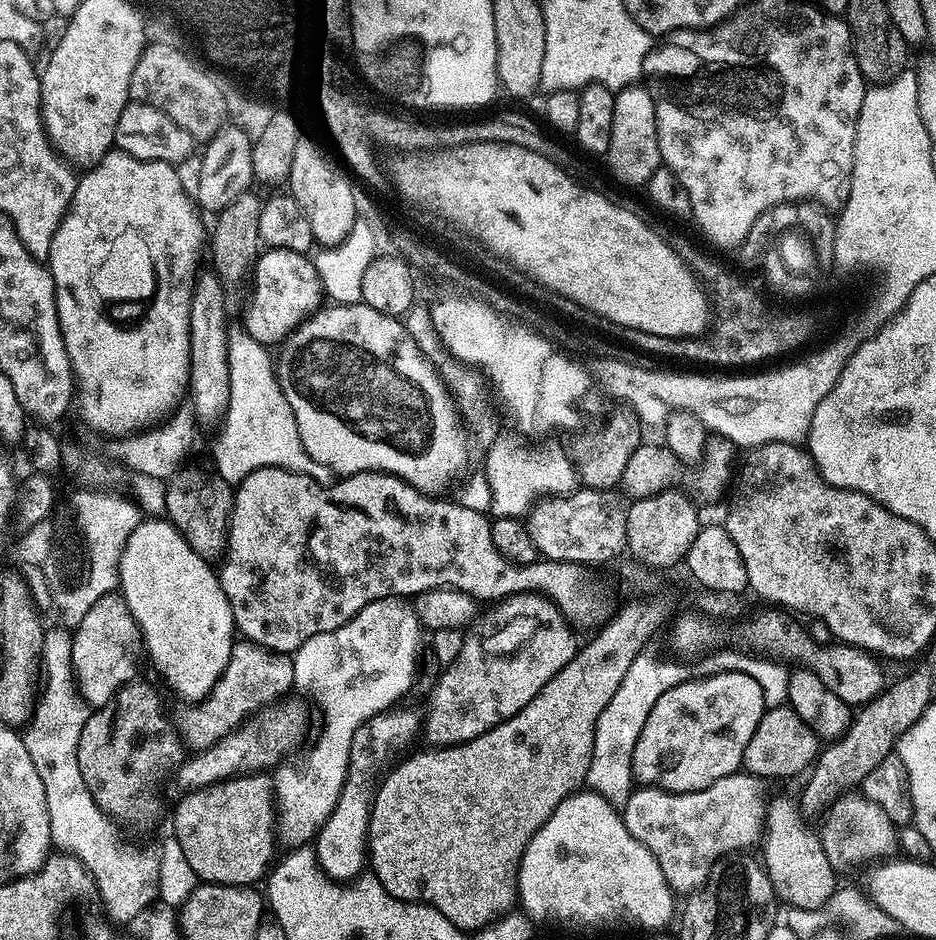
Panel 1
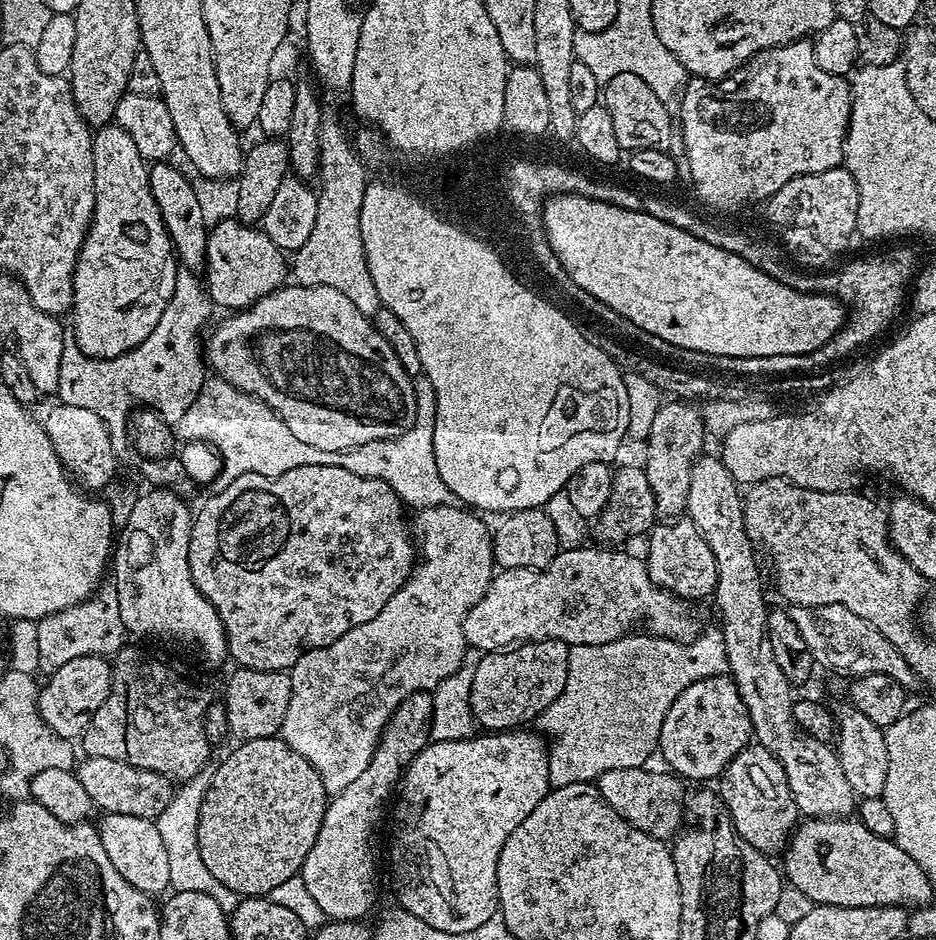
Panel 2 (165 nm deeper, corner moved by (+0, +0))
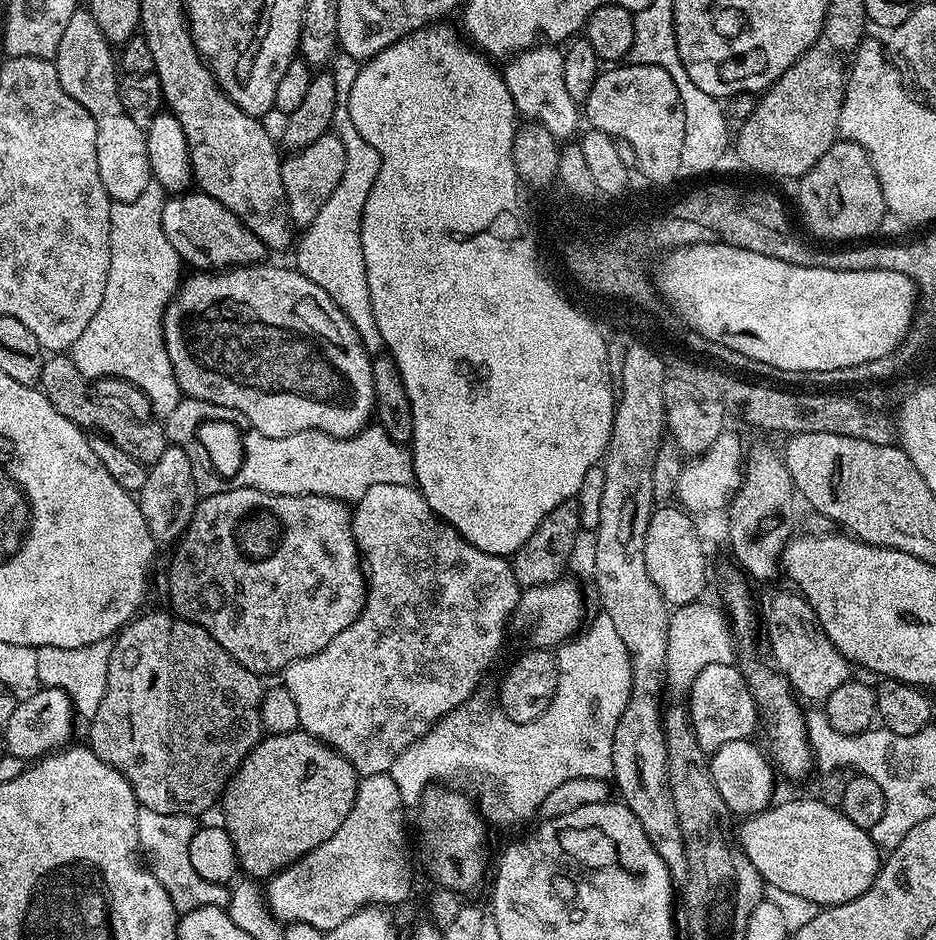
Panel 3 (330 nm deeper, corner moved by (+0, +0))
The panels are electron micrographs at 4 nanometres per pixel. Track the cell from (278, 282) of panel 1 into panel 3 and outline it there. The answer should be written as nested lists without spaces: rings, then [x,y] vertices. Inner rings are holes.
[[[199,190],[172,194],[165,199],[162,206],[162,230],[166,230],[166,238],[170,238],[170,246],[178,250],[181,261],[185,265],[193,264],[191,267],[196,270],[238,268],[242,264],[255,264],[265,259],[264,243],[238,216],[226,210],[222,202]]]

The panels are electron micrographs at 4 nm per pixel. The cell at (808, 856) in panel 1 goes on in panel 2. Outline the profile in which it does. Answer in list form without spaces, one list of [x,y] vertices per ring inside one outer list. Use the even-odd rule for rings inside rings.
[[[759,746],[743,748],[725,766],[718,780],[718,791],[728,807],[737,834],[750,842],[750,846],[759,852],[773,854],[776,851],[779,853],[787,845],[797,827],[798,813],[786,782],[786,774],[770,750]]]

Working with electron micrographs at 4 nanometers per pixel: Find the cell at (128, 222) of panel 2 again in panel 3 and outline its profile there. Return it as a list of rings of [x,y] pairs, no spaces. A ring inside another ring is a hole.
[[[77,10],[70,17],[62,42],[58,42],[54,63],[62,90],[66,90],[78,106],[86,106],[86,110],[90,110],[90,118],[94,118],[94,126],[98,130],[98,174],[102,174],[102,186],[106,186],[108,197],[117,204],[134,202],[134,198],[138,198],[152,180],[145,129],[130,122],[130,114],[122,110],[118,60],[113,45],[102,34],[91,11]]]

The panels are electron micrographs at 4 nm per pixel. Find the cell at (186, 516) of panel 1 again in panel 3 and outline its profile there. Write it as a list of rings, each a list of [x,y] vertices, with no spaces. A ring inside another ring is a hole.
[[[52,354],[44,361],[44,369],[40,375],[39,387],[42,389],[48,401],[70,422],[74,422],[79,428],[91,430],[93,433],[106,436],[114,446],[122,446],[130,458],[138,458],[138,462],[153,465],[162,457],[162,452],[168,448],[170,441],[164,434],[163,427],[159,423],[147,424],[136,416],[131,416],[124,408],[116,404],[107,404],[104,400],[95,400],[88,393],[89,381],[74,366],[71,355]]]

